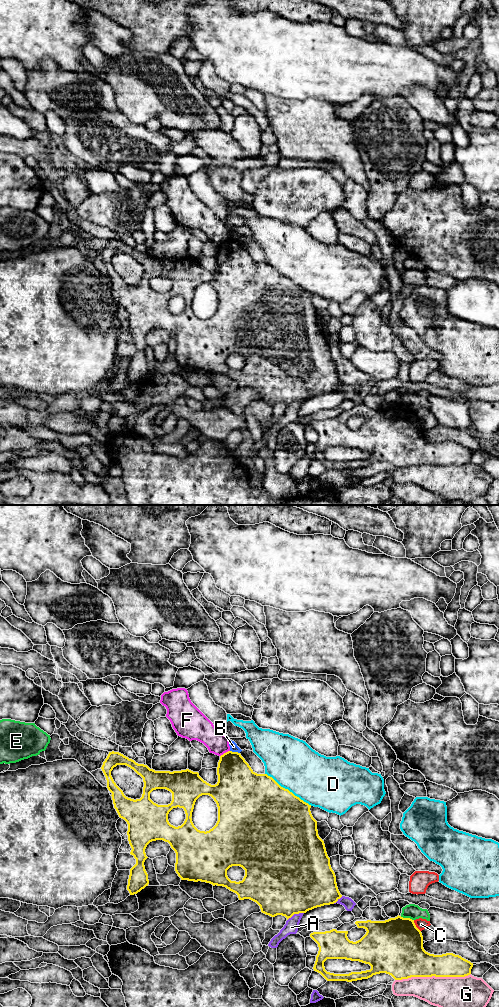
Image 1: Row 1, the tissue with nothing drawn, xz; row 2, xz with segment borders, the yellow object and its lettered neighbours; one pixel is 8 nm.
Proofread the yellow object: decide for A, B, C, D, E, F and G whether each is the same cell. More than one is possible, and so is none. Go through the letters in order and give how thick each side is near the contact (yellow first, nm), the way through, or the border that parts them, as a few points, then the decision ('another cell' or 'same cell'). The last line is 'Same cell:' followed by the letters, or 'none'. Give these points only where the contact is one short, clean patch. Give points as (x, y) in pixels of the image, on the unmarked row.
A: calibres 500 and 110 nm; another cell
B: calibres 320 and 60 nm; border xz (230, 238), (239, 241); another cell
C: calibres 440 and 90 nm; another cell
D: calibres 500 and 400 nm; another cell
E: calibres 440 and 120 nm; another cell
F: calibres 300 and 190 nm; border xz (229, 238), (220, 244); another cell
G: calibres 320 and 280 nm; another cell
Same cell: none

